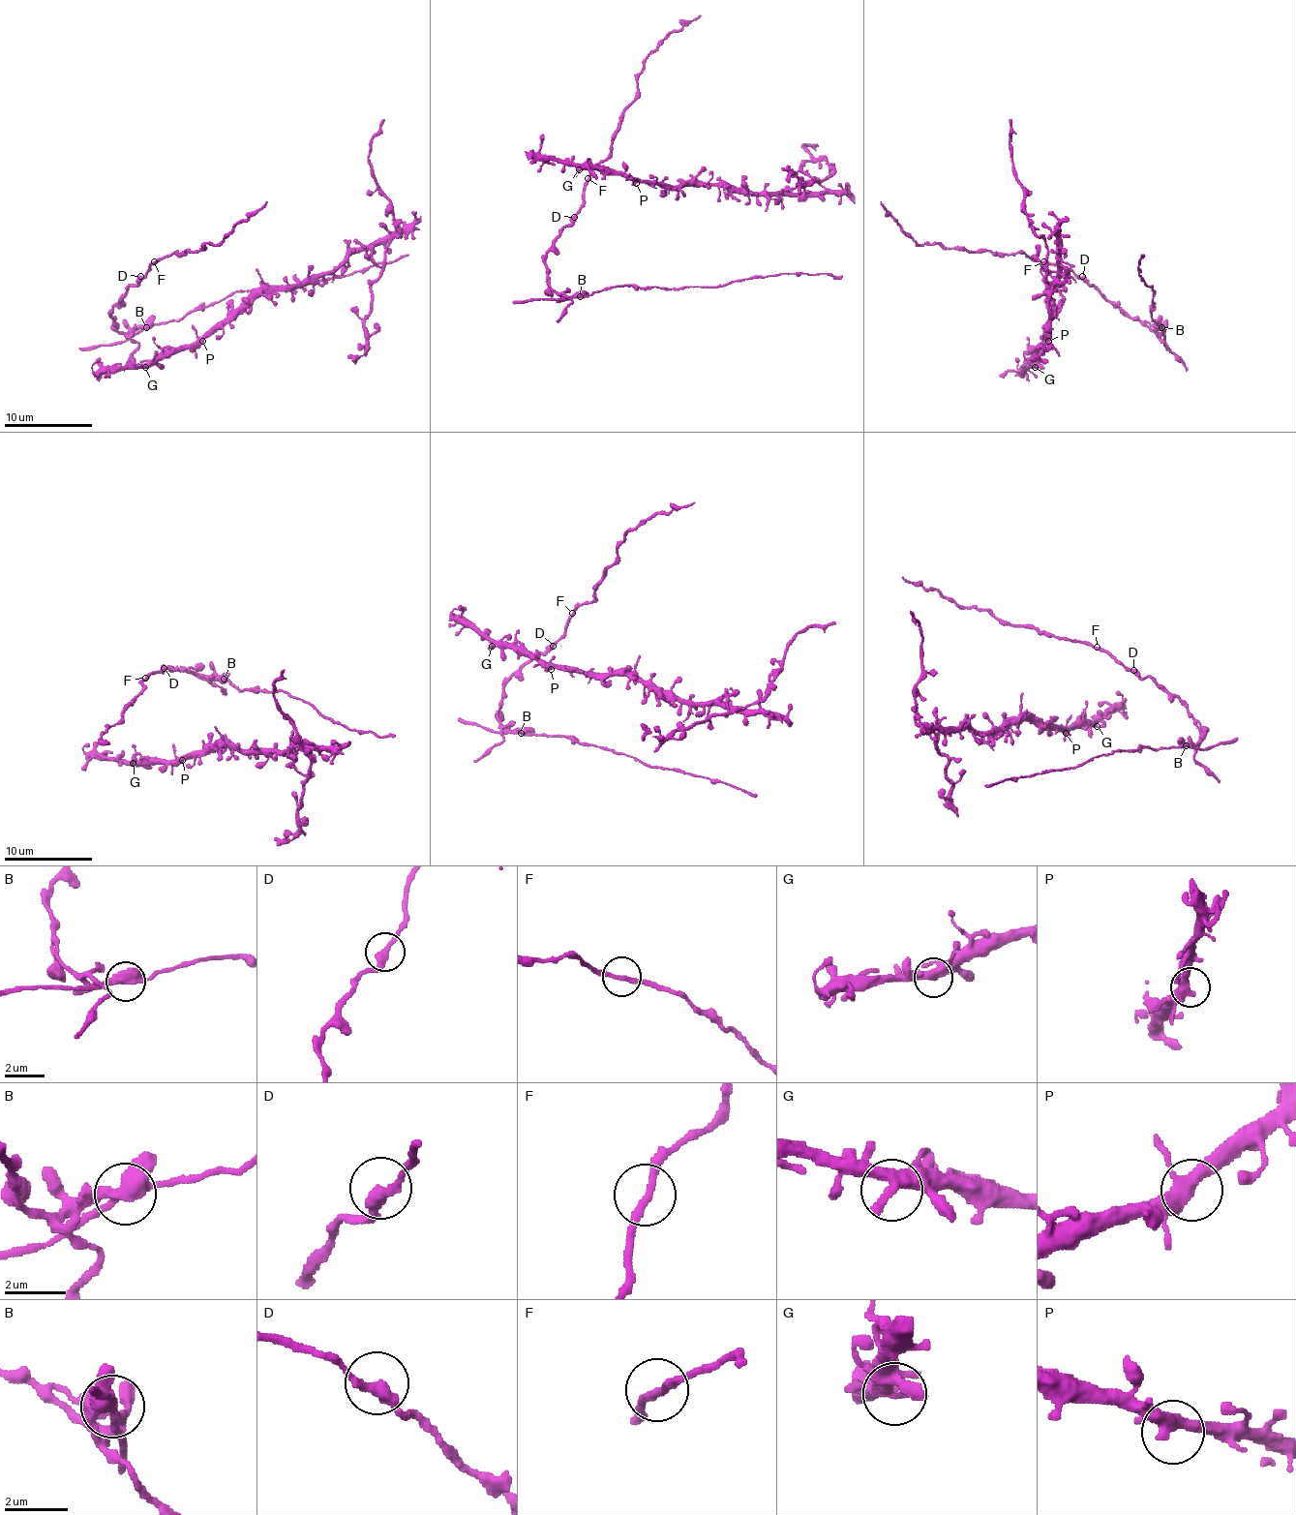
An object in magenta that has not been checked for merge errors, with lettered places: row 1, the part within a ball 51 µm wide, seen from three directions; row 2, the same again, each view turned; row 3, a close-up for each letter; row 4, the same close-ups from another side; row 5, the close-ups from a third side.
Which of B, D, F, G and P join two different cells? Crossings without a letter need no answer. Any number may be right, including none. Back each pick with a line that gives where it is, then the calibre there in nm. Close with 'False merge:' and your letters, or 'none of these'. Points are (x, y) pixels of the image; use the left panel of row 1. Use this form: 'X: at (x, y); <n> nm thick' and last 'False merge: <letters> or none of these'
B: at (146, 327); 440 nm thick
False merge: B

